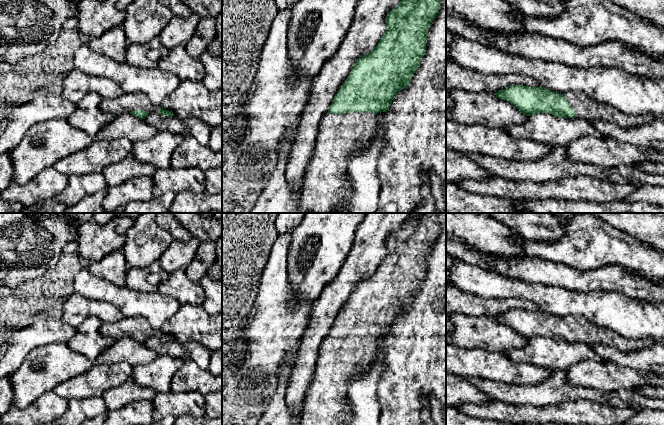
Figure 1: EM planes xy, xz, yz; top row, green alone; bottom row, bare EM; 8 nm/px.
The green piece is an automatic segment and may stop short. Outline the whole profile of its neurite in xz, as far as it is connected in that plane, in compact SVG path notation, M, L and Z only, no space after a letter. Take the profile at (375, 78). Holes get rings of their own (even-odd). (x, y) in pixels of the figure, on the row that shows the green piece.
M402 0L386 16L386 32L375 48L356 60L321 120L315 150L302 182L299 213L330 213L347 203L351 195L347 160L369 145L380 124L377 114L387 112L397 92L410 84L425 54L427 31L439 13L441 1Z

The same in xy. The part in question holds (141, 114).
M140 92L123 93L116 99L102 98L100 108L106 112L111 112L114 116L130 112L135 117L141 119L145 119L150 112L157 112L159 115L163 114L167 117L174 116L172 111L155 106Z

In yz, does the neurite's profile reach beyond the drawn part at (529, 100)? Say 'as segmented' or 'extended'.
extended

